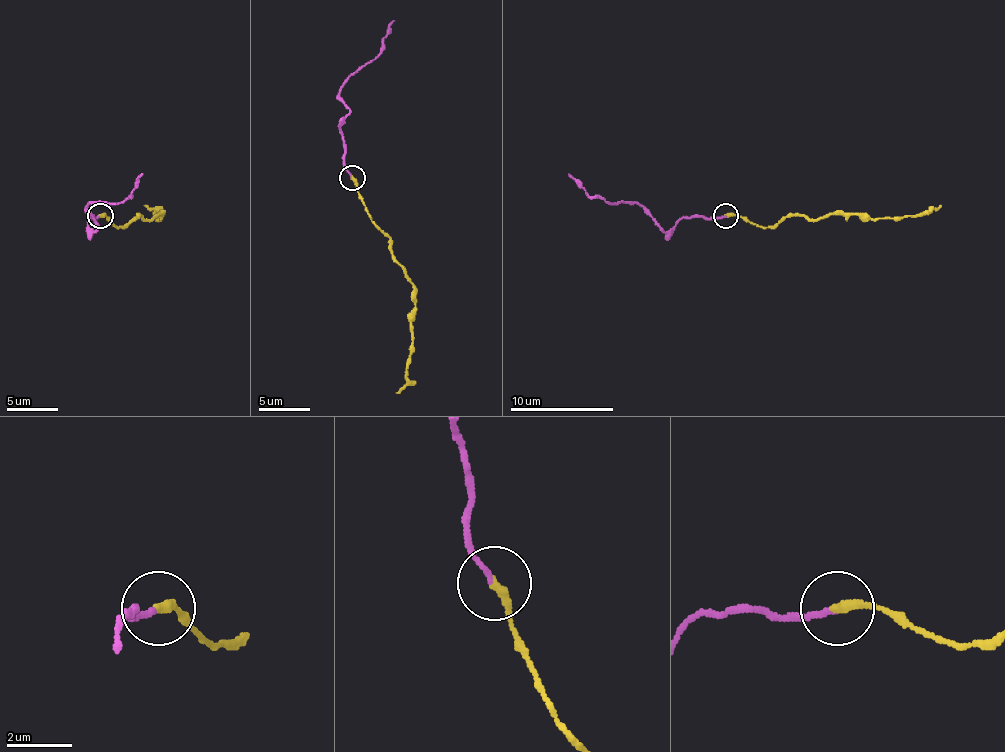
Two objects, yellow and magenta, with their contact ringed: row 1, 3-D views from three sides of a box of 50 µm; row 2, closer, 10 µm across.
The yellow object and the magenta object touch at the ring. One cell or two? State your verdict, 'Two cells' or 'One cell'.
One cell

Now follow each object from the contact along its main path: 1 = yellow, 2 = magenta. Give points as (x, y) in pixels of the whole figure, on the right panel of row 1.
1: (726, 215), (775, 228), (791, 215), (816, 220), (837, 215), (901, 217), (930, 212), (940, 205)
2: (726, 215), (682, 217), (667, 230), (636, 205), (605, 202), (590, 197), (569, 174)

